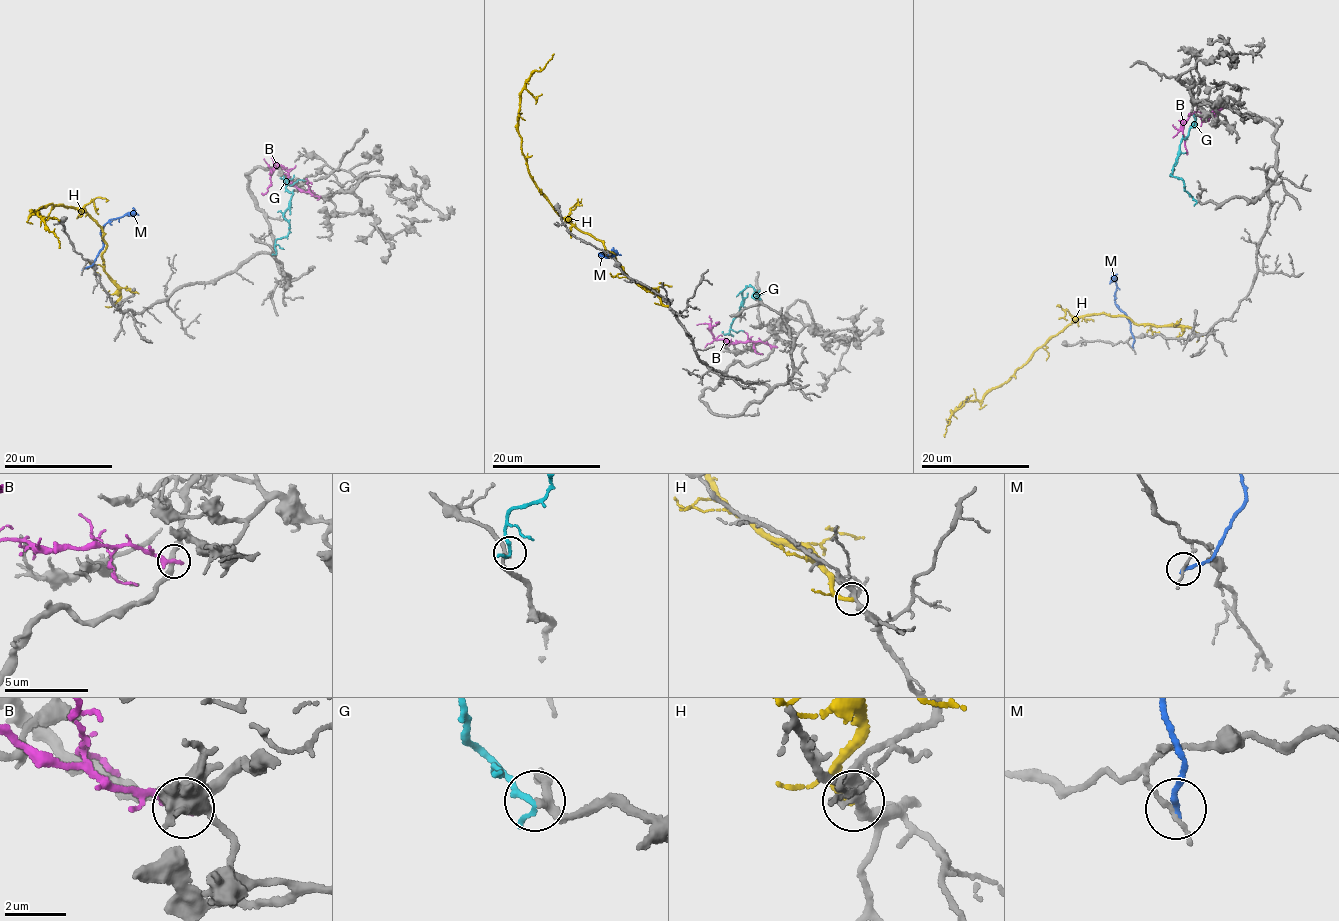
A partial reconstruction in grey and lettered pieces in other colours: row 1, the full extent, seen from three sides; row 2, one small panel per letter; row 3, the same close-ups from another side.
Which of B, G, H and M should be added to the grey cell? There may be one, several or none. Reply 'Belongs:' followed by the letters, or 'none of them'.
Belongs: G

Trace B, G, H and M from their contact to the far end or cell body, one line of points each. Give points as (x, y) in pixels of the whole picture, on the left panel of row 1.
B: (327, 199), (300, 190), (278, 165), (273, 168), (270, 186), (262, 194)
G: (276, 254), (277, 239), (282, 238), (290, 230), (284, 210), (292, 193), (287, 184), (305, 181)
H: (119, 309), (104, 268), (101, 228), (68, 207), (33, 210), (59, 248)
M: (83, 269), (92, 264), (102, 248), (103, 226), (124, 216), (138, 215)

